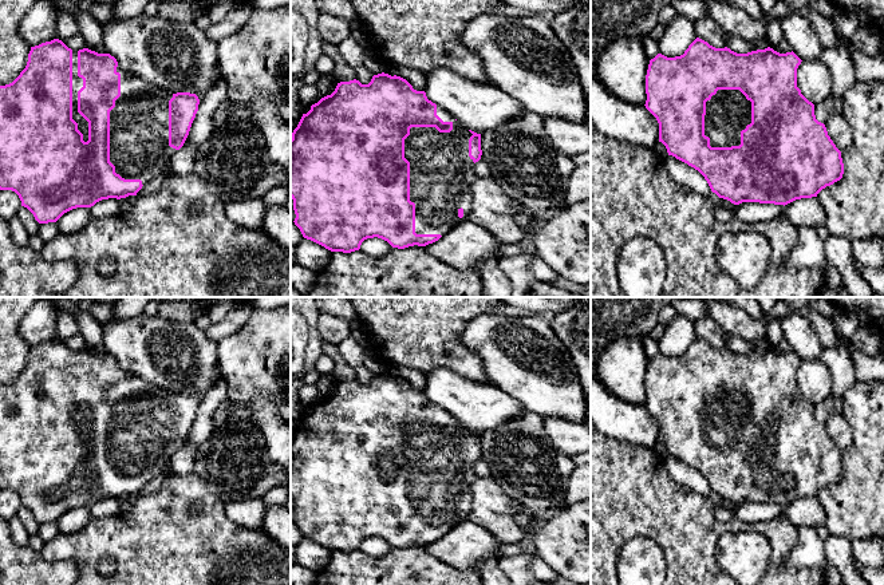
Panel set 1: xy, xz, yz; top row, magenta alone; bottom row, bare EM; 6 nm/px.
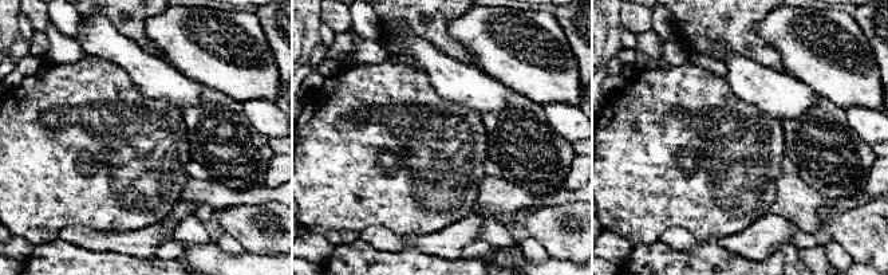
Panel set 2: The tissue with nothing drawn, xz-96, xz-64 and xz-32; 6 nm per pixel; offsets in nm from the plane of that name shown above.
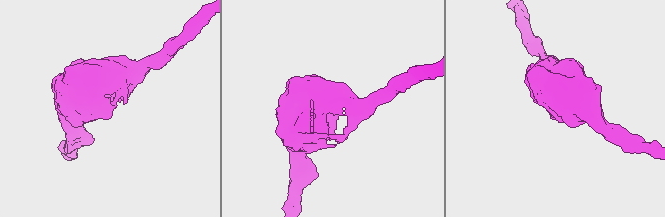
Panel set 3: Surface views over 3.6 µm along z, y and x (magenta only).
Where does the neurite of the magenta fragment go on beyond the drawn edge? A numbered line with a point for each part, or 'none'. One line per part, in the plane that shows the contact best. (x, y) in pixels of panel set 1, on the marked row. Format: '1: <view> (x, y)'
1: xz (441, 172)

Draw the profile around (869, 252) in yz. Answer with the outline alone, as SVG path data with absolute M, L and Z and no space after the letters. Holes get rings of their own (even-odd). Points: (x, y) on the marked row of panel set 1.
M867 238L852 241L853 257L864 266L872 269L884 268L884 241L880 238Z

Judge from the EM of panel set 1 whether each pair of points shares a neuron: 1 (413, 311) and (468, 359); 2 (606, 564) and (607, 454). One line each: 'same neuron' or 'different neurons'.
1: same neuron
2: same neuron

